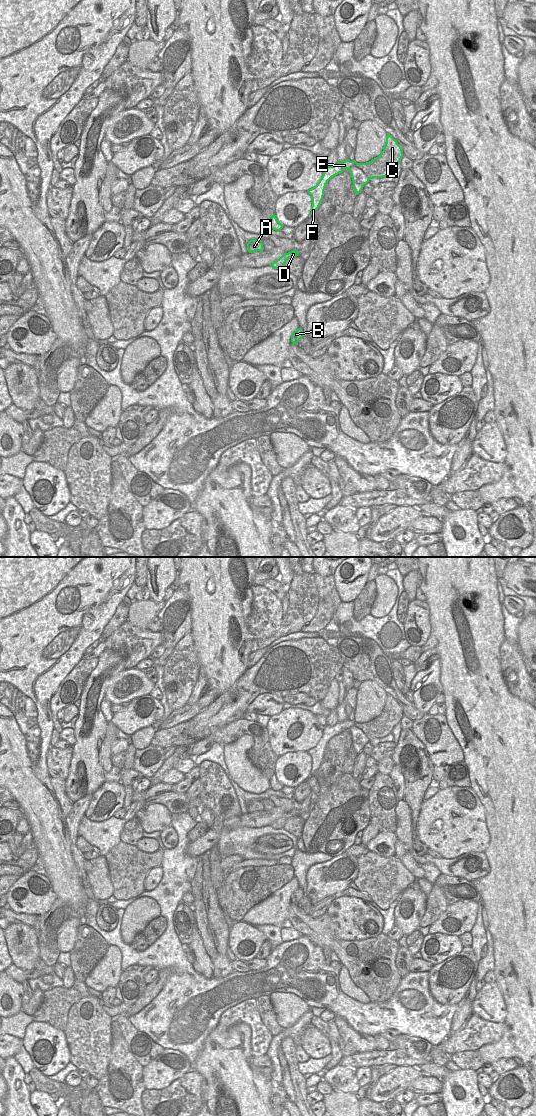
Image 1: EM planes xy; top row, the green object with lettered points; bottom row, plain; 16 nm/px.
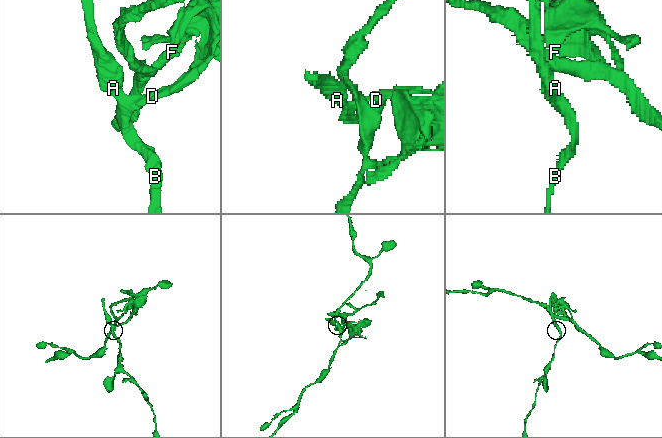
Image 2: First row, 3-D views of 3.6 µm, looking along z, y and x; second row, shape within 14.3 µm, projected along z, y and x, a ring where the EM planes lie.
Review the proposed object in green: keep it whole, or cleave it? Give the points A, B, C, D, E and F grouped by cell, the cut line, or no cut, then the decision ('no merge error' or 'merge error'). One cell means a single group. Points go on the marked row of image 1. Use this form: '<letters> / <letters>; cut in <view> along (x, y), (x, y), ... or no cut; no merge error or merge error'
A B C D / E F; cut in xy along (353, 161), (353, 164), (369, 179); merge error

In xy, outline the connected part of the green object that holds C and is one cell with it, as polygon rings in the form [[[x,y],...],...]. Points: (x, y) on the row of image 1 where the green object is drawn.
[[[387,134],[386,143],[381,154],[366,163],[357,163],[354,161],[353,166],[360,168],[369,179],[383,178],[392,172],[403,157],[403,150],[397,141]]]

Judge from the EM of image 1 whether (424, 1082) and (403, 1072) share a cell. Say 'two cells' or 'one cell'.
two cells

